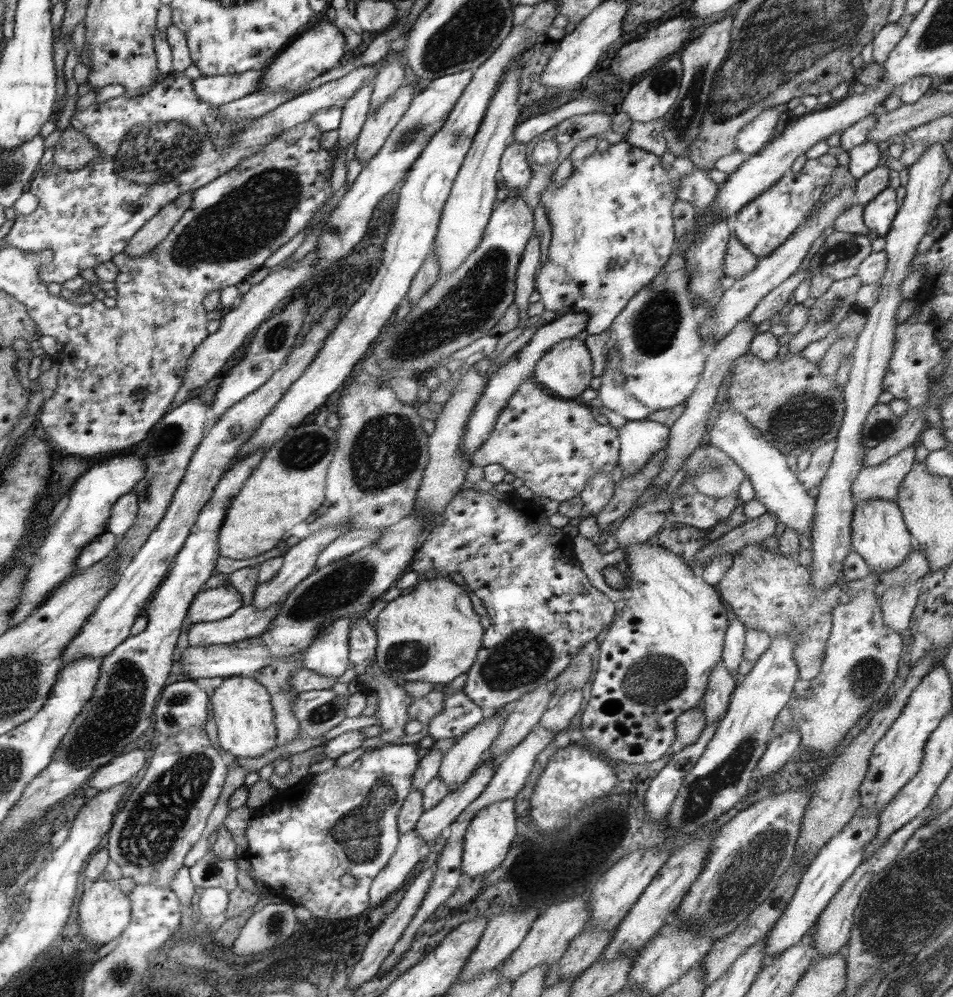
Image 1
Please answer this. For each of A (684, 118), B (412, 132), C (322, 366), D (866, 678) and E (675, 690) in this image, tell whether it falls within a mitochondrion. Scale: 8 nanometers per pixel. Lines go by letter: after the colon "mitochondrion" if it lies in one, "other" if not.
A: mitochondrion
B: mitochondrion
C: other
D: mitochondrion
E: other

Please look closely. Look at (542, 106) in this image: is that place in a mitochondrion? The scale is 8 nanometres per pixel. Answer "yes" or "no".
no

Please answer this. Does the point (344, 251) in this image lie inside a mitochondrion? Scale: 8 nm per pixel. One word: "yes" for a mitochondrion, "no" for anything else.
no

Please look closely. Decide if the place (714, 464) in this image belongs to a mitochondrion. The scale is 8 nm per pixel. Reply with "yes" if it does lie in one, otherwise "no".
yes

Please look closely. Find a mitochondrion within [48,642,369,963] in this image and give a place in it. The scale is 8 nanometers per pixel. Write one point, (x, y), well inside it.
(154, 822)

